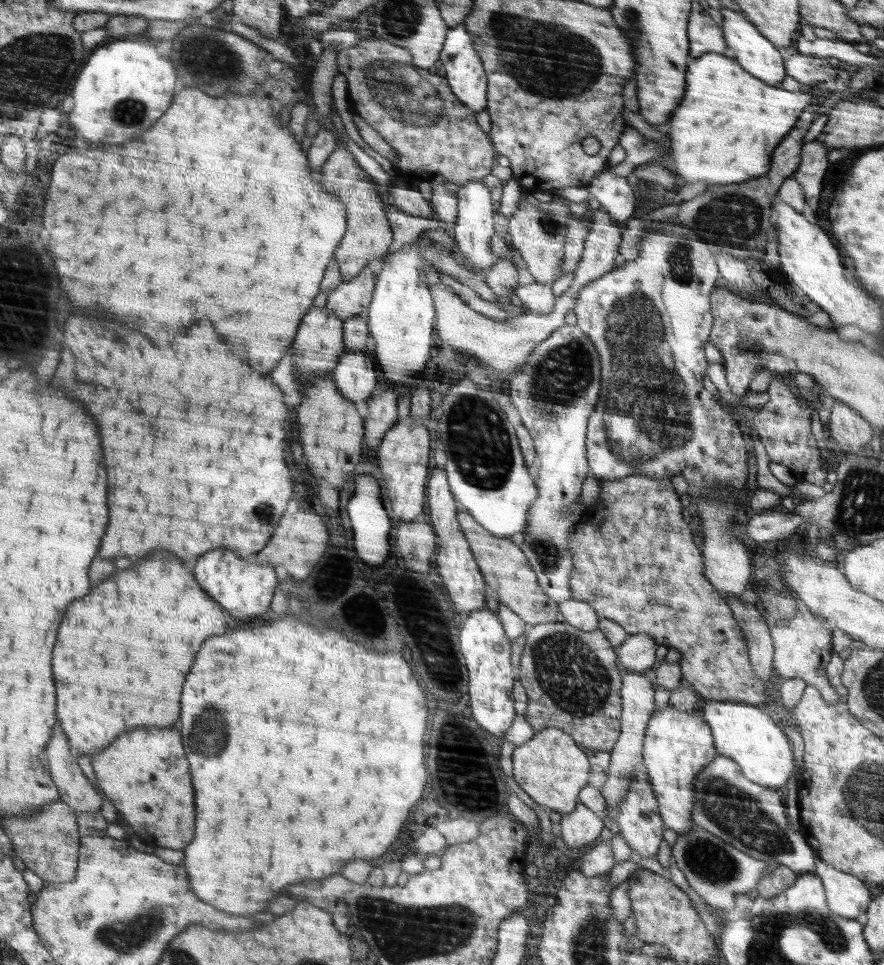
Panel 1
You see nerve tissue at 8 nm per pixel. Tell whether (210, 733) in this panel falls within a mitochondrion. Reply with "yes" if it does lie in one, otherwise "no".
yes

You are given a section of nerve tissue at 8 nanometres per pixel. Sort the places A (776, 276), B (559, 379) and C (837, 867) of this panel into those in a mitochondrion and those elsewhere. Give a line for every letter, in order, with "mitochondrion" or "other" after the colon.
A: other
B: mitochondrion
C: other

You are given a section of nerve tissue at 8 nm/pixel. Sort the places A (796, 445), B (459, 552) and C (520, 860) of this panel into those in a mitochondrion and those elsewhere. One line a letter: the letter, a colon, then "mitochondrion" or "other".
A: other
B: other
C: other

